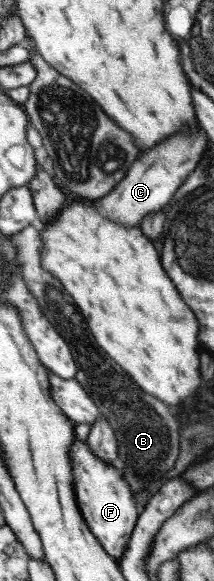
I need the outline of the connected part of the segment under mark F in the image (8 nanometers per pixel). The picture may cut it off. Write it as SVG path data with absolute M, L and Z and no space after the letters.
M74 432L73 443L71 443L71 462L73 462L75 496L85 522L105 550L112 556L121 558L139 512L130 487L123 480L122 471L119 466L106 464L96 456L90 450L86 440L81 441L75 438Z

